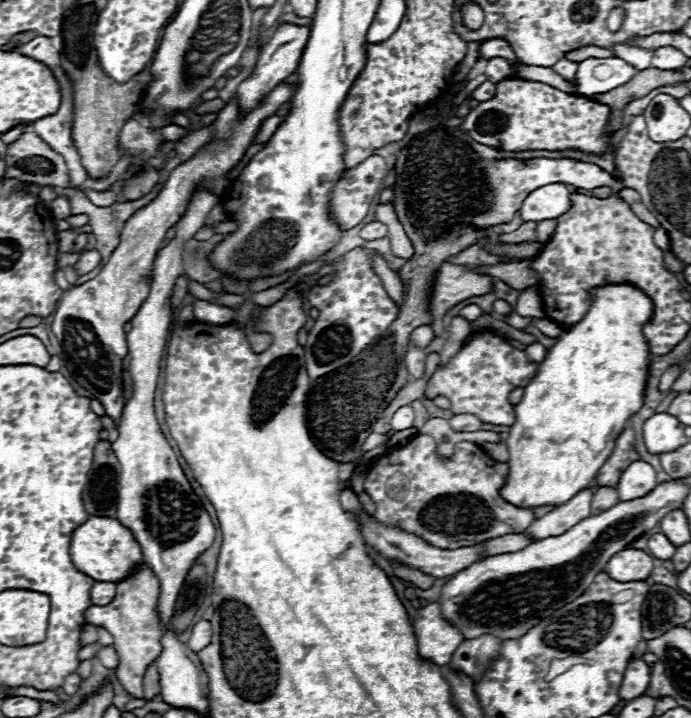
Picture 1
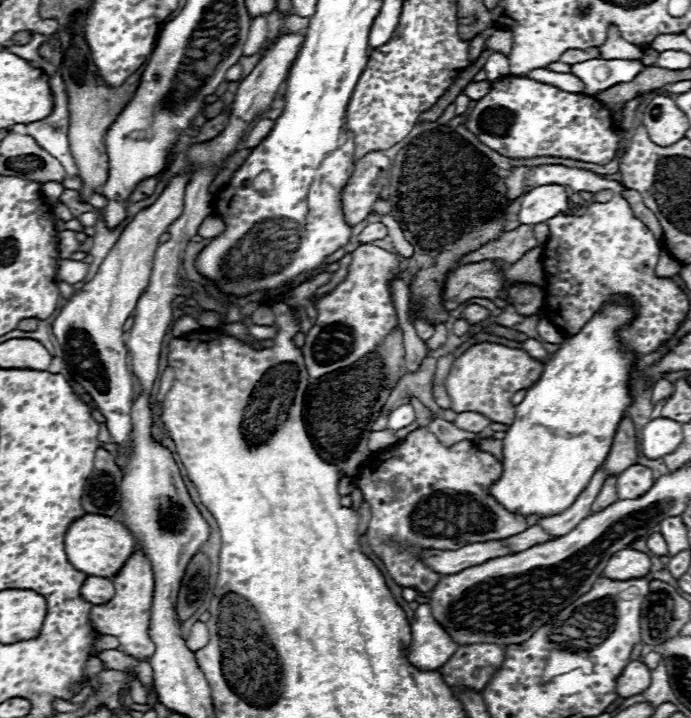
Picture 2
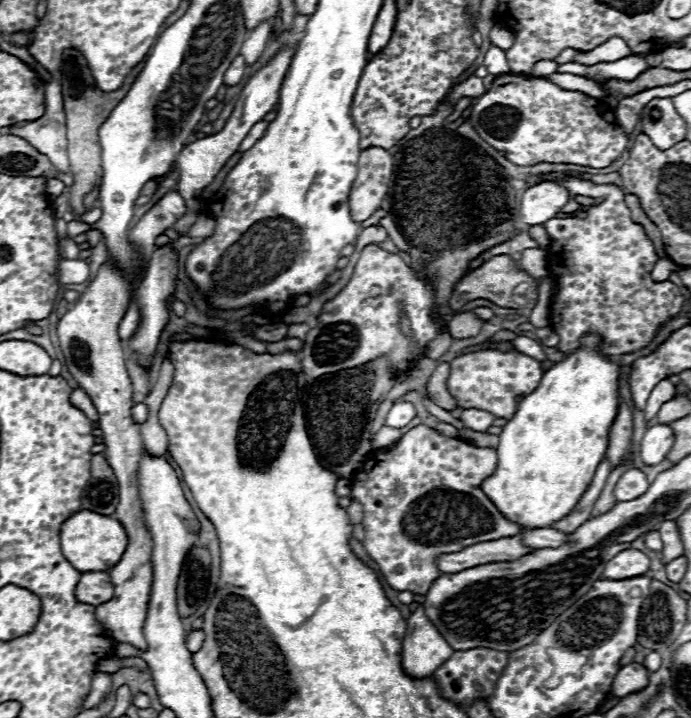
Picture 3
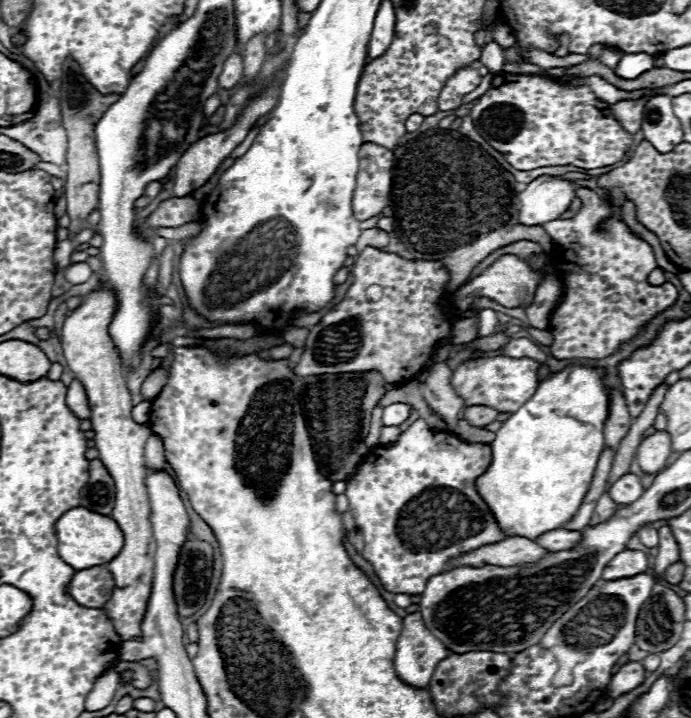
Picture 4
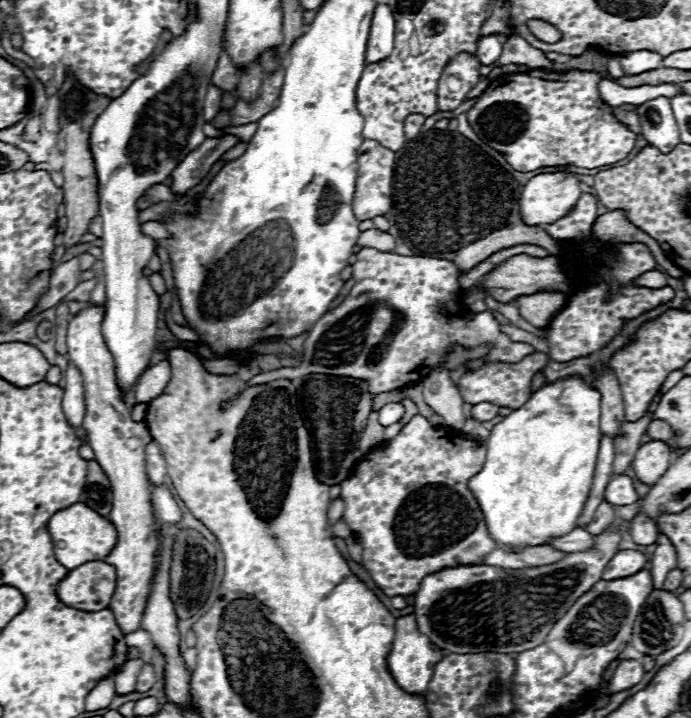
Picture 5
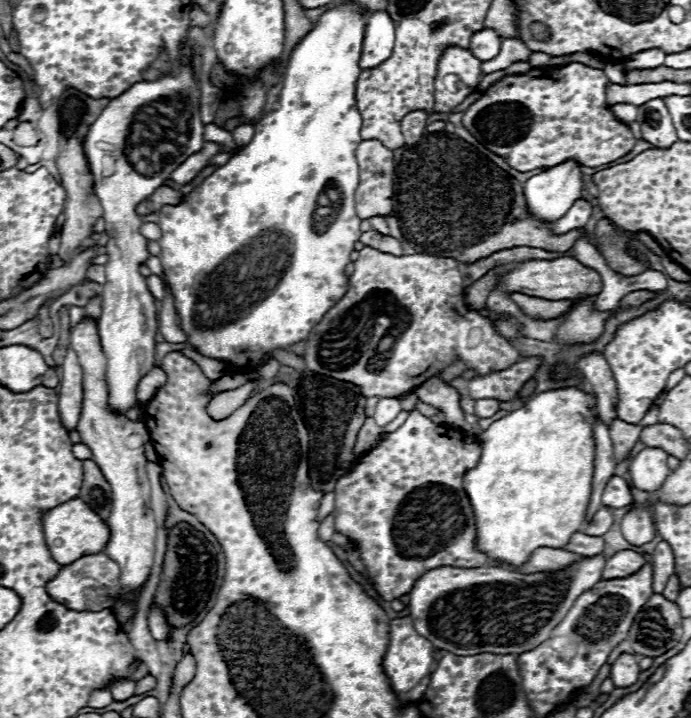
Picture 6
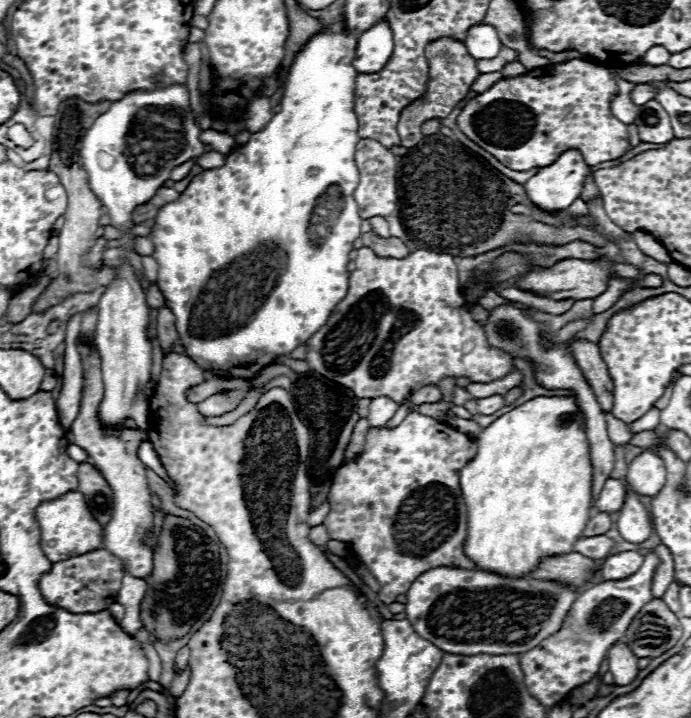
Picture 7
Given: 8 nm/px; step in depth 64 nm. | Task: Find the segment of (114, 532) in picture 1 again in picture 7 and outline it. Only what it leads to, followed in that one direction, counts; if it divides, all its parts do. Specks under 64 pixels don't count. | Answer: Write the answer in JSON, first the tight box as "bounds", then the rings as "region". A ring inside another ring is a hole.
{"bounds":[36,492,104,562],"region":[[[80,492],[64,494],[64,498],[58,498],[56,502],[44,502],[36,508],[36,520],[40,524],[42,534],[42,550],[46,552],[50,562],[68,560],[72,556],[80,556],[92,550],[98,550],[102,546],[104,530],[88,510],[84,496]]]}

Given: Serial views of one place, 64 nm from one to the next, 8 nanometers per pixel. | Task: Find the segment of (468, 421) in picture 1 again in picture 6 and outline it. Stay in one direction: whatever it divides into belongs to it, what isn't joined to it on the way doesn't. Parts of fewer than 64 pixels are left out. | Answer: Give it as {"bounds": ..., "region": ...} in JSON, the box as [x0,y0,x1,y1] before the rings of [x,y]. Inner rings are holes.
{"bounds":[476,400,500,418],"region":[[[478,400],[476,402],[476,416],[478,418],[490,418],[500,410],[500,402],[498,400]]]}

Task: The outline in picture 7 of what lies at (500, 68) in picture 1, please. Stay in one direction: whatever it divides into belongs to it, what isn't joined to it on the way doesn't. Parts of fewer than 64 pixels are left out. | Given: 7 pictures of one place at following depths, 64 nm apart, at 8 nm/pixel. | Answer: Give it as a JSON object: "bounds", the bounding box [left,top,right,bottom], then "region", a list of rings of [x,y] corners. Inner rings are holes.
{"bounds":[464,24,502,60],"region":[[[488,24],[472,26],[468,30],[464,44],[466,44],[468,52],[472,54],[472,58],[476,58],[476,60],[494,58],[494,56],[498,56],[500,48],[502,48],[502,42],[500,42],[494,26],[488,26]]]}

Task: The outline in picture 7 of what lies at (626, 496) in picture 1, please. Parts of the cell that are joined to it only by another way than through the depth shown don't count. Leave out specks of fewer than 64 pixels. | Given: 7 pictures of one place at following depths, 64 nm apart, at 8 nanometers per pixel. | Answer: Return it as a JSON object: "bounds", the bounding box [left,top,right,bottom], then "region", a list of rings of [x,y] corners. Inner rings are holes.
{"bounds":[596,478,626,512],"region":[[[608,478],[604,484],[604,490],[600,492],[600,498],[596,500],[596,510],[608,510],[618,512],[626,500],[626,486],[622,480]]]}

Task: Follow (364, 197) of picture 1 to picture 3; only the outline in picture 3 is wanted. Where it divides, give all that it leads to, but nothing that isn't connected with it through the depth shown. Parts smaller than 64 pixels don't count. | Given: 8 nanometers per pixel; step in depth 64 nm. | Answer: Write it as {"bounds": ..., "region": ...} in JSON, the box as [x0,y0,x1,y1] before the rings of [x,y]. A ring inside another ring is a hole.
{"bounds":[348,148,392,222],"region":[[[368,148],[360,152],[358,174],[350,188],[348,206],[354,222],[364,222],[382,206],[382,198],[388,192],[392,174],[392,156],[382,148]]]}

